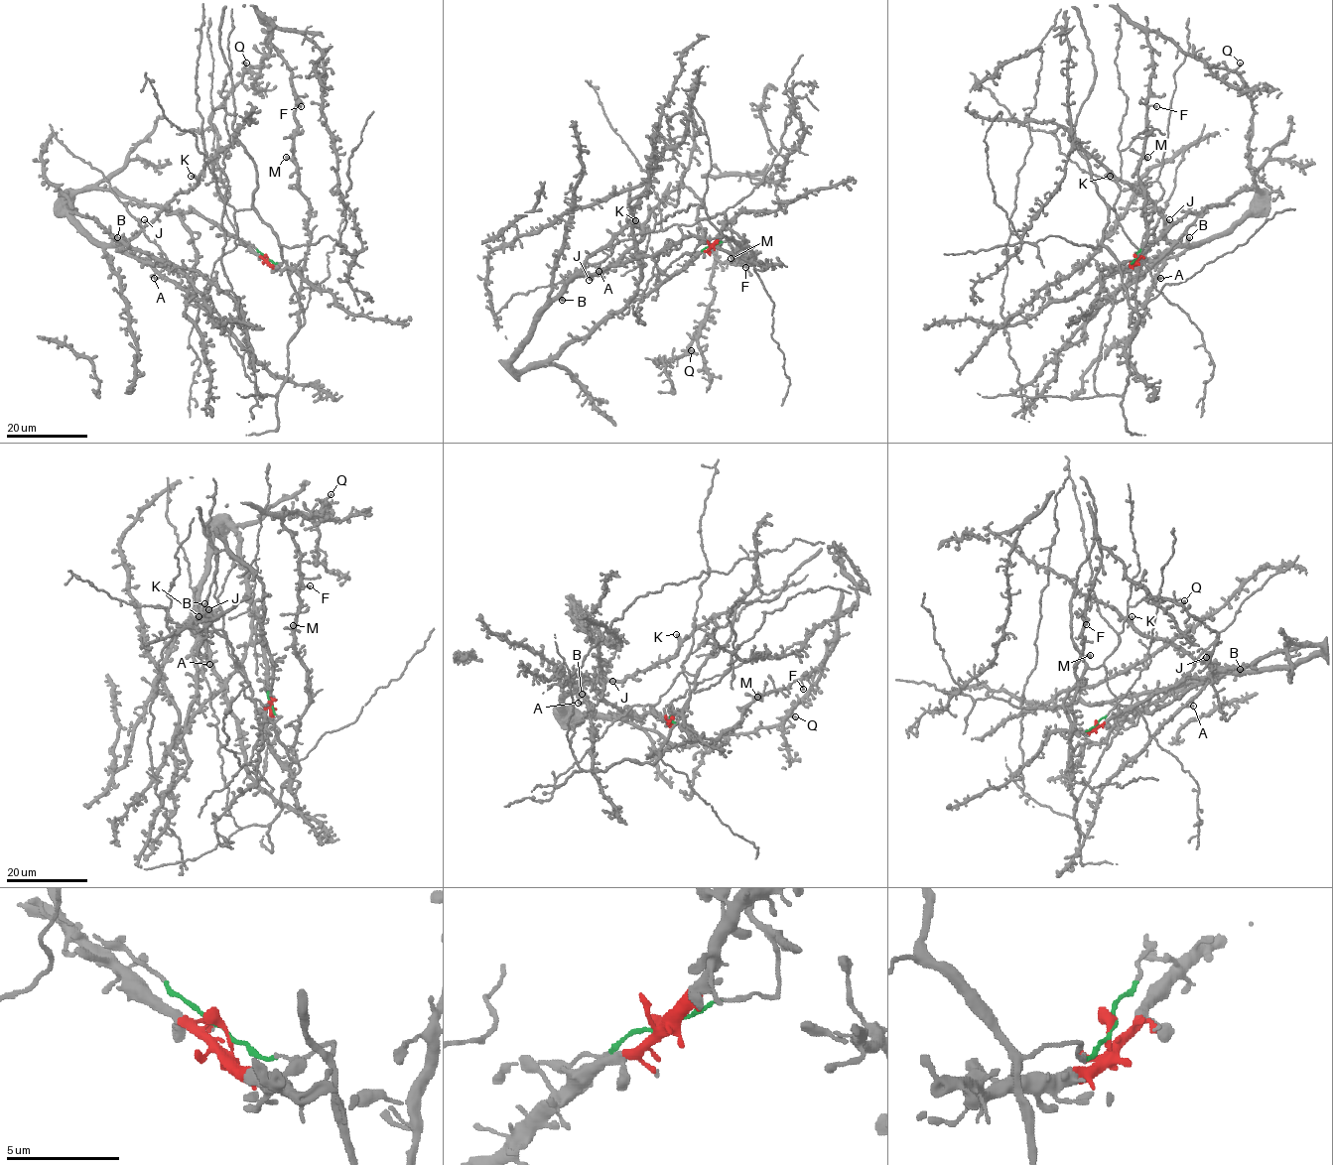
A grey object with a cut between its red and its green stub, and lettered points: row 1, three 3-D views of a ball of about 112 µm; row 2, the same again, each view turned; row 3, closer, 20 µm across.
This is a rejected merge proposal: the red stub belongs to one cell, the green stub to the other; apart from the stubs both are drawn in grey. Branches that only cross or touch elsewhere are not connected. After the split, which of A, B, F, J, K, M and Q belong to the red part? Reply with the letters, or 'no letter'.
A, B, J, K

